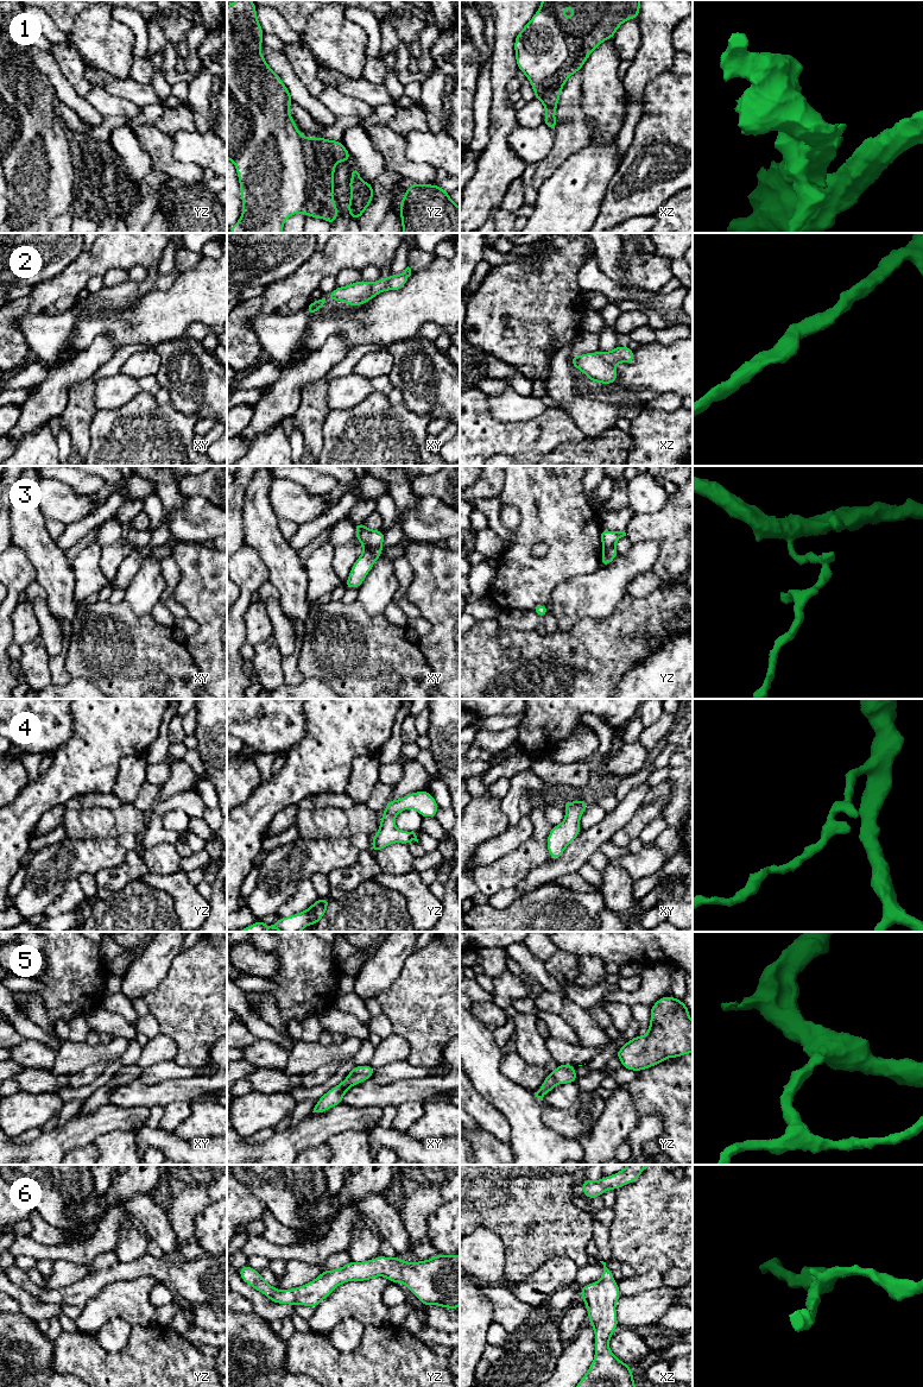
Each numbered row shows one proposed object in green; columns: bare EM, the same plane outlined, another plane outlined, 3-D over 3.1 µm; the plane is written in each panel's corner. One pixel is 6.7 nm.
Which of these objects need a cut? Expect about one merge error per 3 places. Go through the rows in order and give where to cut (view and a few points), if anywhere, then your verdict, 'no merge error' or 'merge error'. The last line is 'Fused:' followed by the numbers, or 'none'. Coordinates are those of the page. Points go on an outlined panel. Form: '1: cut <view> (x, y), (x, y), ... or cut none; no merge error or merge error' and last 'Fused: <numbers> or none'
1: cut none; no merge error
2: cut none; no merge error
3: cut xy (379, 546), (367, 546), (364, 548); merge error
4: cut none; no merge error
5: cut none; no merge error
6: cut none; no merge error
Fused: 3

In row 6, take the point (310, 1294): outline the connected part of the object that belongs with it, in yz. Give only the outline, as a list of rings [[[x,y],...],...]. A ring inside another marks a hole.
[[[437,1254],[415,1263],[399,1256],[379,1255],[363,1262],[348,1262],[343,1267],[323,1272],[312,1281],[286,1291],[272,1287],[258,1271],[248,1265],[239,1269],[240,1278],[254,1290],[264,1293],[272,1303],[317,1307],[333,1291],[347,1281],[367,1281],[385,1276],[393,1284],[405,1284],[423,1306],[440,1305],[444,1309],[460,1307],[460,1255]]]

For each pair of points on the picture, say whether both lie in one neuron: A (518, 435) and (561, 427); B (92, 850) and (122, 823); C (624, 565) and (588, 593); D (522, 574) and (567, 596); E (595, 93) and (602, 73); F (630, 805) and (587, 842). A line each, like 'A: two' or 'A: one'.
A: one
B: two
C: one
D: two
E: one
F: one

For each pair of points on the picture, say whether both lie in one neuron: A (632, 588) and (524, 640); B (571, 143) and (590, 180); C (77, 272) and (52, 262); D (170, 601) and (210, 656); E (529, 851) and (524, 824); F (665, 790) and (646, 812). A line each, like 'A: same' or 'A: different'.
A: different
B: different
C: different
D: different
E: different
F: different

